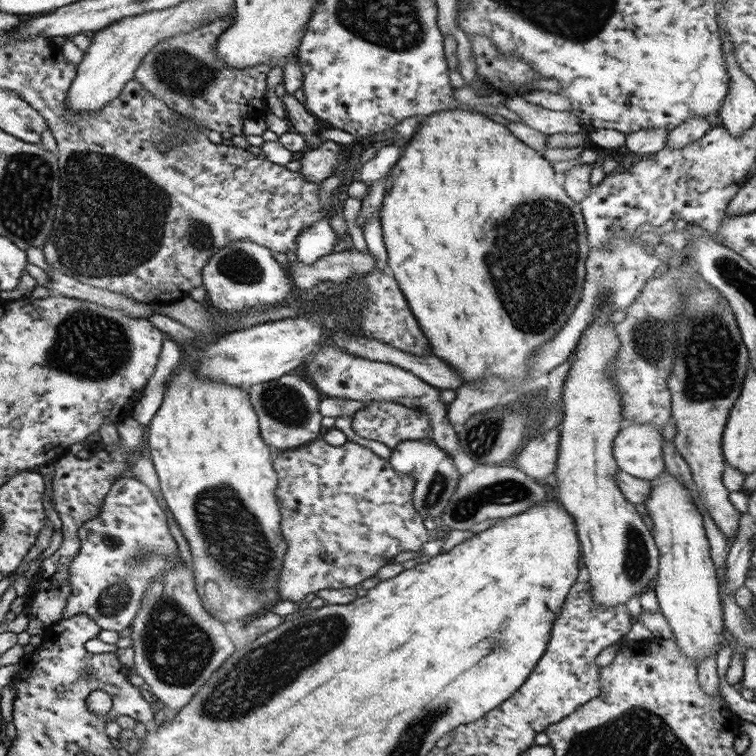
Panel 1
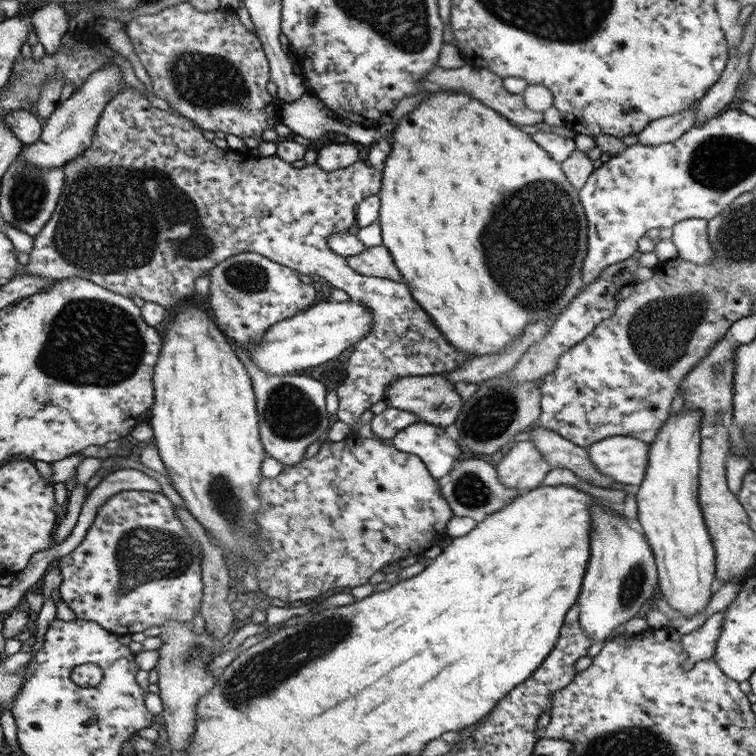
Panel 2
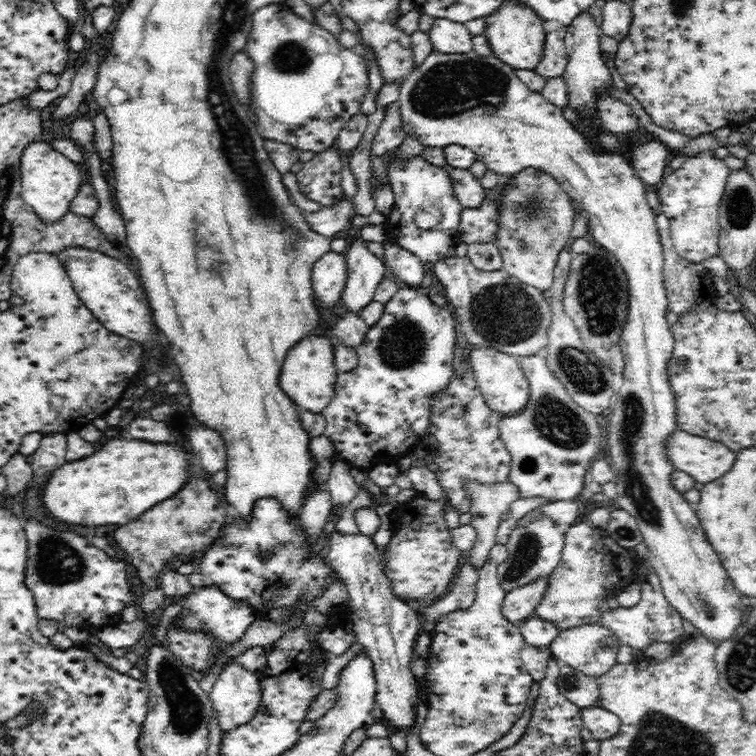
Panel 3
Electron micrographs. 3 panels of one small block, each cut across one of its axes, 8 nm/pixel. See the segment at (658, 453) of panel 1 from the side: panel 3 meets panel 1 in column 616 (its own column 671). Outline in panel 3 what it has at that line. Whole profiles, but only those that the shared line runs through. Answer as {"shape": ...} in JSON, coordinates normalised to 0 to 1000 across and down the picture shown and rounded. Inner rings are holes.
{"shape":[[[899,569],[892,570],[880,586],[890,620],[907,624],[929,640],[958,630],[974,608],[975,598],[958,586]]]}

